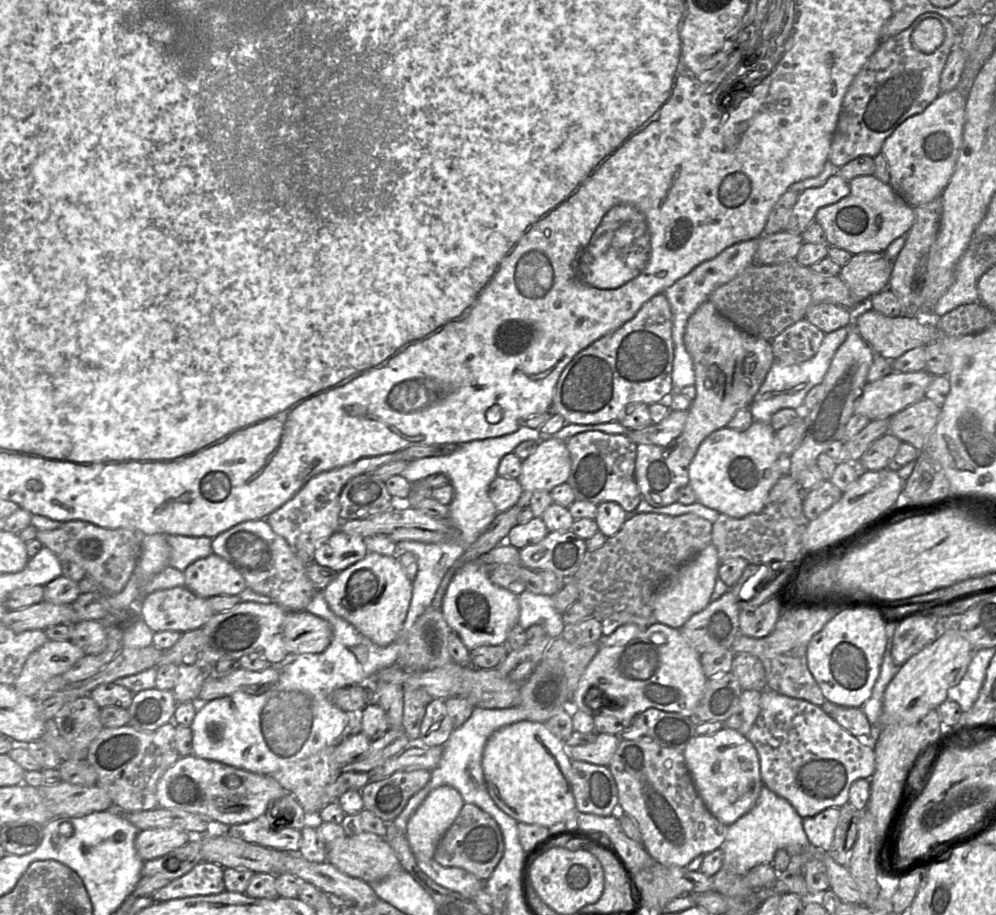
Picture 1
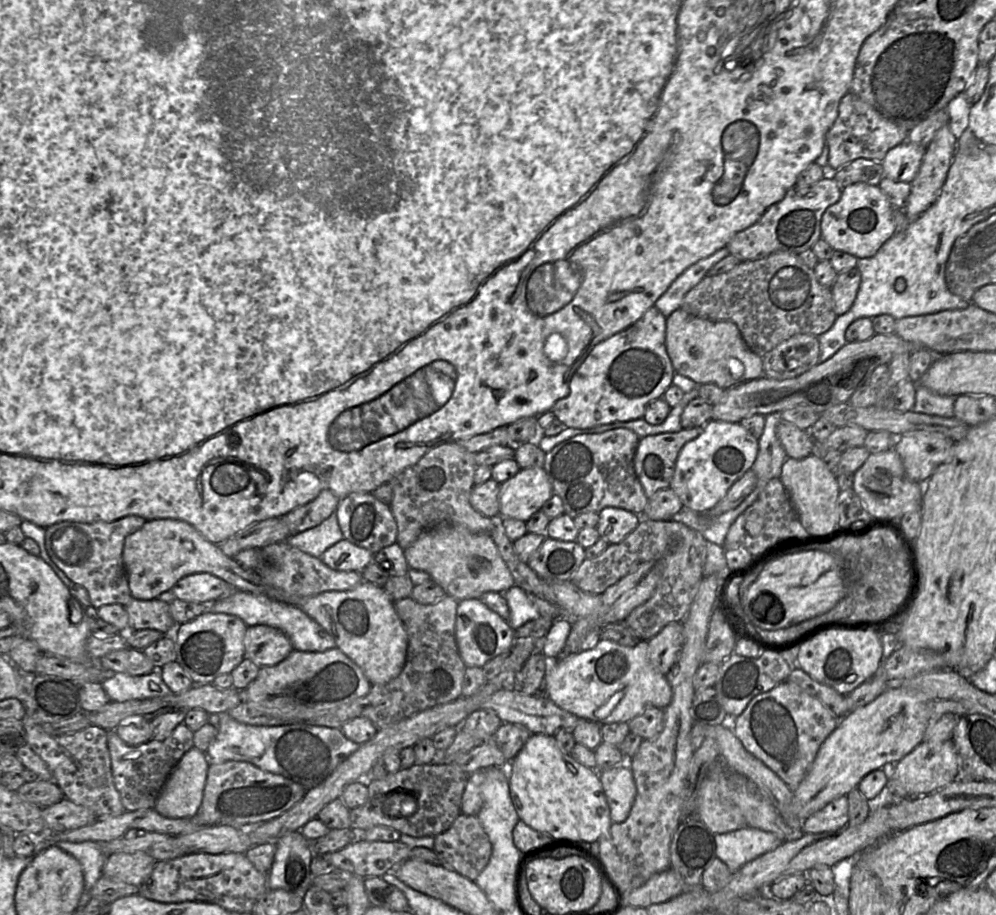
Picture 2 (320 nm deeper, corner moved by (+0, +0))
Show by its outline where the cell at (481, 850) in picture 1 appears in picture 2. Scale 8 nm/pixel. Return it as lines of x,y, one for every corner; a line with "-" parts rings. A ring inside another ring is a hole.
461,813
445,832
435,836
433,851
442,866
475,881
490,860
492,844
477,816

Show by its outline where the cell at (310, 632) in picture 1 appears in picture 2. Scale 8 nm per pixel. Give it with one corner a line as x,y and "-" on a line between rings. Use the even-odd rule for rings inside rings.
268,625
248,627
244,637
244,647
245,658
260,668
280,663
294,650
284,632

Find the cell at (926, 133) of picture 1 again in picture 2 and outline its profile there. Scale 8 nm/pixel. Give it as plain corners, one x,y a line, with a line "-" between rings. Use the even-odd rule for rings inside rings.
906,140
890,149
881,164
884,176
911,183
918,173
926,148

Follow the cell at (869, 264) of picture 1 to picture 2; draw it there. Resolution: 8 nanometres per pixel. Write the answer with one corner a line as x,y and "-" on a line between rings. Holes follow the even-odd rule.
857,267
838,273
831,286
834,311
837,316
846,313
852,307
861,283
861,273

